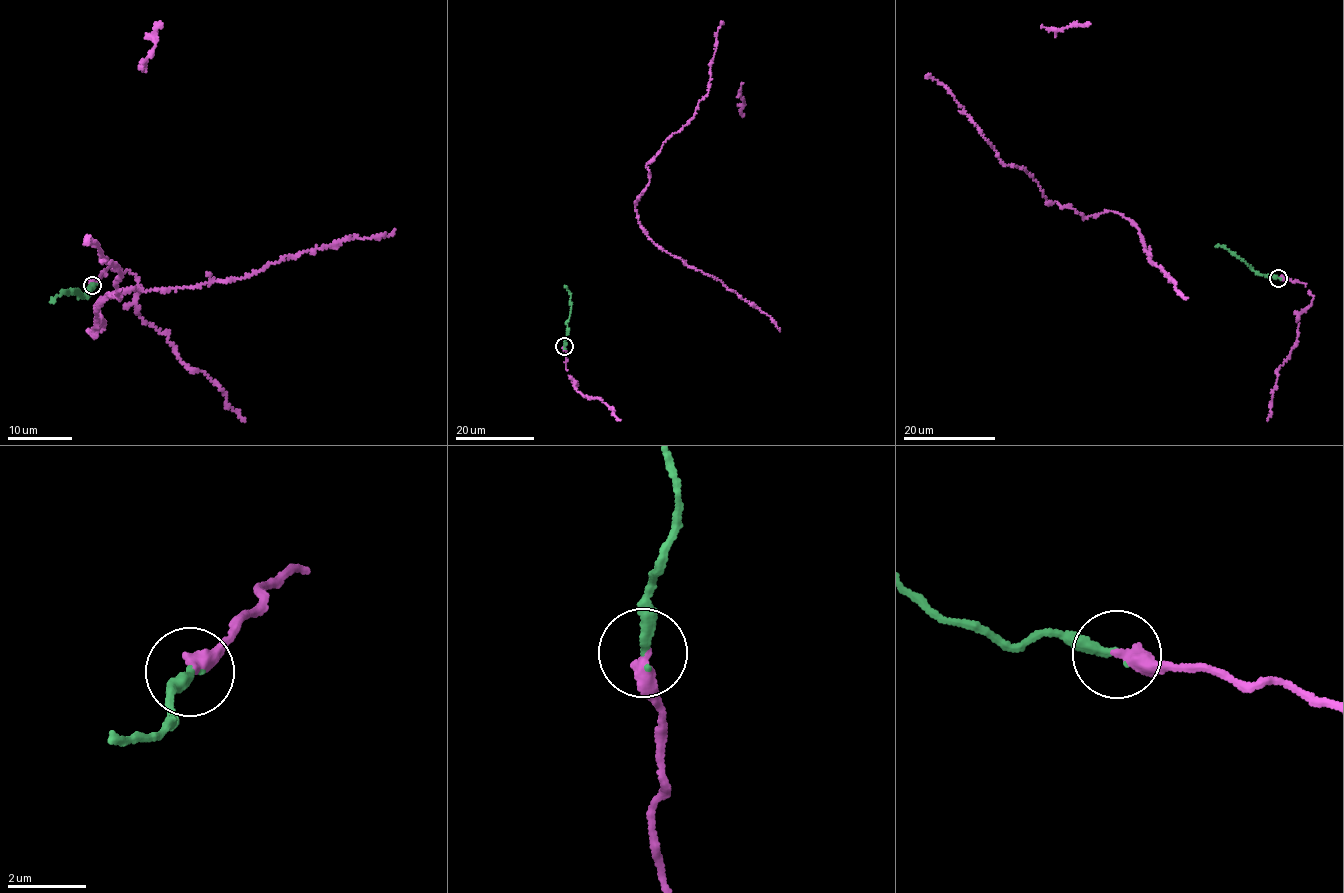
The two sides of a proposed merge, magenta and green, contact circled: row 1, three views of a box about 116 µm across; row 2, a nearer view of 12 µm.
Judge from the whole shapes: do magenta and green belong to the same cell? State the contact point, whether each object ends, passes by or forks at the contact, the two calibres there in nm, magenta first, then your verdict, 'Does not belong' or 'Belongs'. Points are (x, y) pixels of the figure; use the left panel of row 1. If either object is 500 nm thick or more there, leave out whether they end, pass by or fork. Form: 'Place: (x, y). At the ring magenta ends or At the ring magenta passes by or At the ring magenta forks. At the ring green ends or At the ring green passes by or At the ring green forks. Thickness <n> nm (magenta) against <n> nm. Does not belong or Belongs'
Place: (92, 285). At the ring magenta ends. At the ring green ends. Thickness 400 nm (magenta) against 280 nm. Belongs

